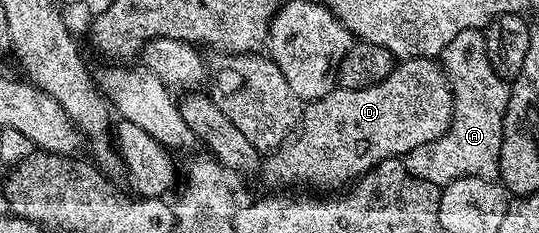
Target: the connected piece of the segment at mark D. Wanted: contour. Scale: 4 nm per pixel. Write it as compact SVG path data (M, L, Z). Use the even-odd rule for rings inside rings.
M433 58L428 59L403 59L394 68L384 81L380 81L376 85L372 85L368 89L348 89L347 87L329 91L324 97L309 100L305 104L304 110L301 112L300 130L289 141L282 144L277 150L269 152L264 159L264 167L267 167L266 175L274 183L295 183L298 189L318 189L314 187L338 187L334 189L342 189L347 185L353 184L355 181L368 174L373 167L382 159L396 159L406 156L412 149L416 149L425 143L439 139L443 133L450 127L450 118L454 112L454 98L450 92L450 83L446 79L446 72Z

